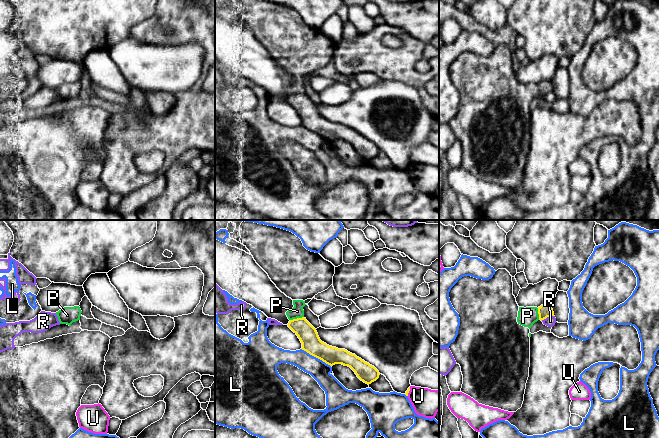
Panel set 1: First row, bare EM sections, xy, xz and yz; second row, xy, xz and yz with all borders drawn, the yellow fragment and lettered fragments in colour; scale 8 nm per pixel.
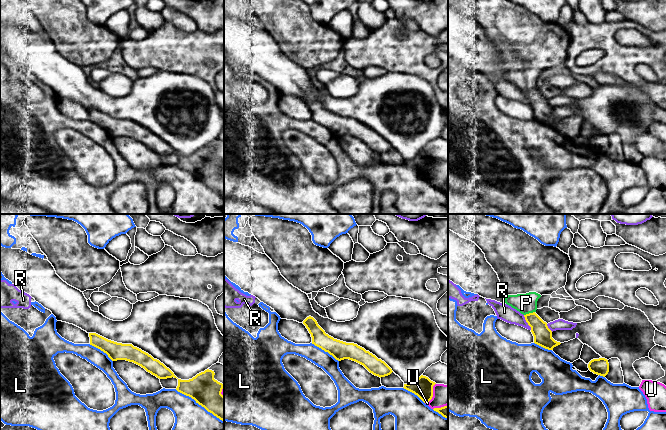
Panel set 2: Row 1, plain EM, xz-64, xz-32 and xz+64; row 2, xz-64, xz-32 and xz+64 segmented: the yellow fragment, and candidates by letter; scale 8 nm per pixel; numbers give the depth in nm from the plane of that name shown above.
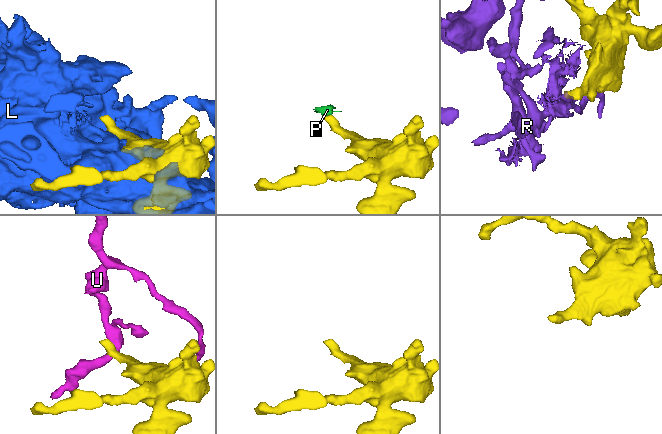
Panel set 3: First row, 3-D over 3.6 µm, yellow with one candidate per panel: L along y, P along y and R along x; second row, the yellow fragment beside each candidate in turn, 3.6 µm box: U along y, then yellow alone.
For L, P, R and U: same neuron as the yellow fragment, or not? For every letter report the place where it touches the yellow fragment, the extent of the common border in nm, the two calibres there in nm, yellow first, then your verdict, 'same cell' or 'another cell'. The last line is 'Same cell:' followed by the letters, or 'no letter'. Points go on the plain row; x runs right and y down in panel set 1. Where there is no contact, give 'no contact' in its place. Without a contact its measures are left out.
L: contact xz (316, 133); length 280 nm; calibres 160 and 160 nm; another cell
P: contact xz (297, 94); length 120 nm; calibres 160 and 100 nm; same cell
R: contact yz (547, 92); length 110 nm; calibres 110 and 80 nm; another cell
U: contact xz (408, 168); length 80 nm; calibres 20 and 220 nm; another cell
Same cell: P

